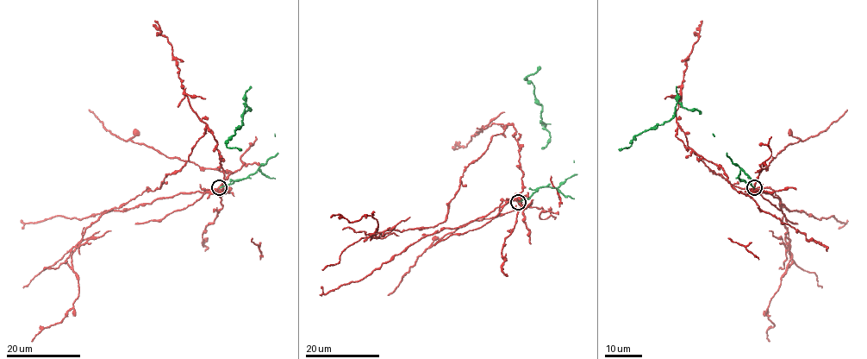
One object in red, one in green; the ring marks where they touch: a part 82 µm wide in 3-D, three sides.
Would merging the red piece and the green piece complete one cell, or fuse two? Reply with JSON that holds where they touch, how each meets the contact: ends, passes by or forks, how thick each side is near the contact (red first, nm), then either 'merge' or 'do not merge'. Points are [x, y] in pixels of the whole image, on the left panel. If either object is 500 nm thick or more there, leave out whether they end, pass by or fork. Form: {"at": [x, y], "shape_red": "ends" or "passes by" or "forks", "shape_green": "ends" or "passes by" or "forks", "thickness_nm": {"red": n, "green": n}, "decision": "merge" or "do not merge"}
{"at": [219, 187], "shape_red": "passes by", "shape_green": "ends", "thickness_nm": {"red": 240, "green": 160}, "decision": "do not merge"}

